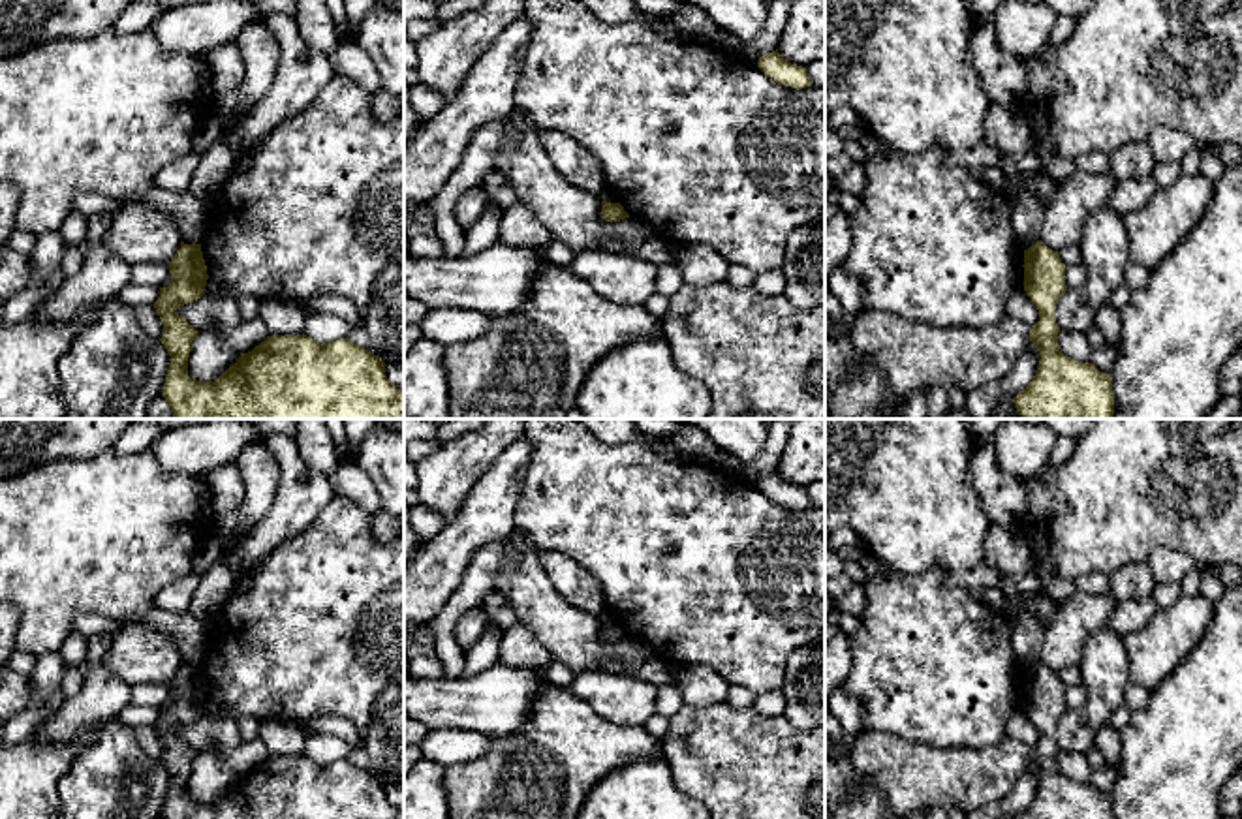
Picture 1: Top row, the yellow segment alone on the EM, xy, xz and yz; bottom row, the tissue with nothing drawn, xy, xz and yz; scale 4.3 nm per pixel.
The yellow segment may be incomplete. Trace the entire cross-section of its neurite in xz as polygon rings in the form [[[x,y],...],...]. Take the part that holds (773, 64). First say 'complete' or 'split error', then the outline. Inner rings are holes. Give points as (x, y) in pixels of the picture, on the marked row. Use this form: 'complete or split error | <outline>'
complete | [[[778,49],[763,54],[757,68],[778,85],[797,90],[812,85],[806,68],[787,62]]]

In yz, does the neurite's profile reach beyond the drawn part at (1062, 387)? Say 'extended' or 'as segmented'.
as segmented

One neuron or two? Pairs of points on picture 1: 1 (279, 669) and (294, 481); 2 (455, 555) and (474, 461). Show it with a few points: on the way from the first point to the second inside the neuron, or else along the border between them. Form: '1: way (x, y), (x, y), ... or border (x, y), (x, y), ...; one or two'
1: border (324, 508), (309, 526), (275, 545), (256, 564); two
2: border (495, 461), (476, 481), (459, 513), (448, 525); two

